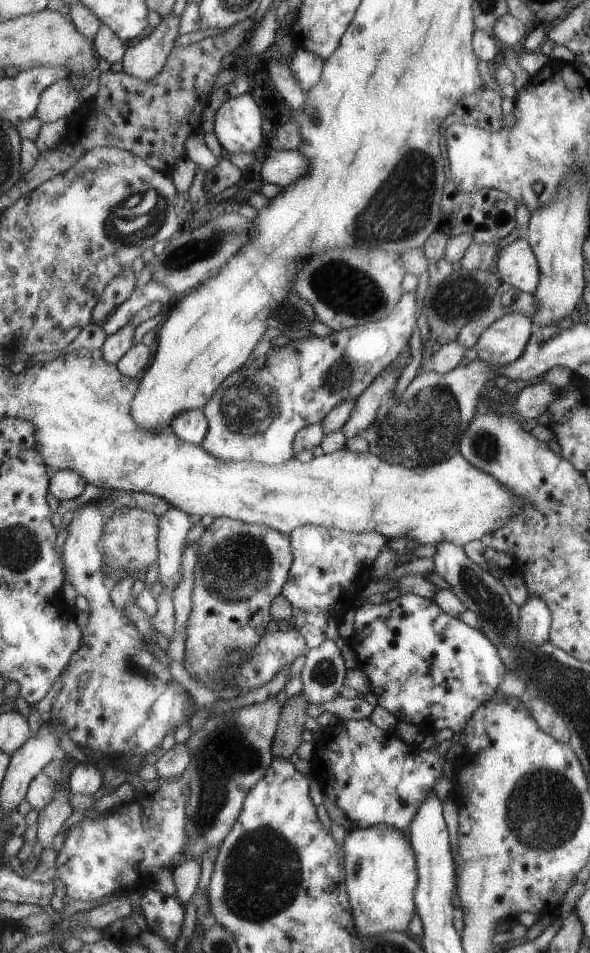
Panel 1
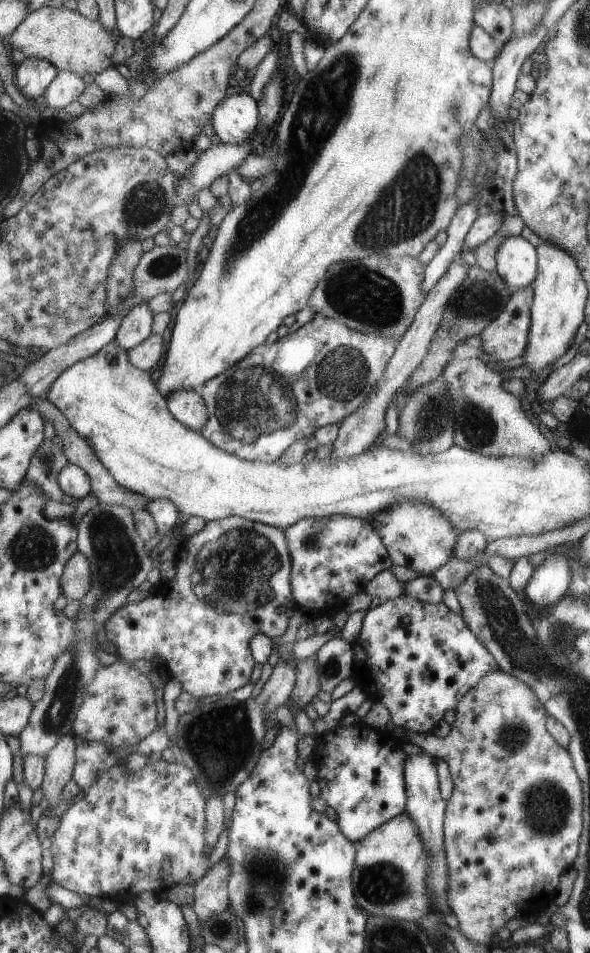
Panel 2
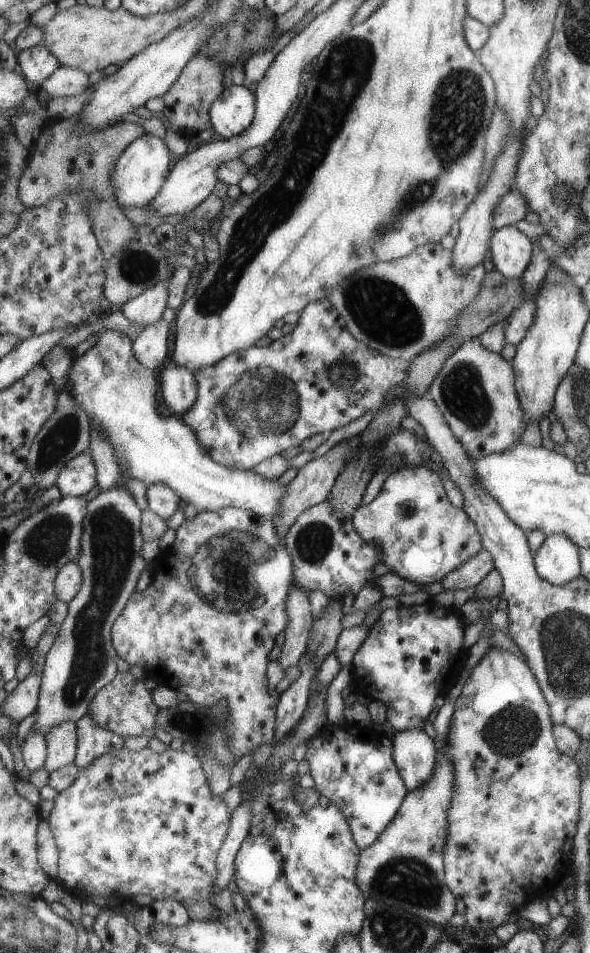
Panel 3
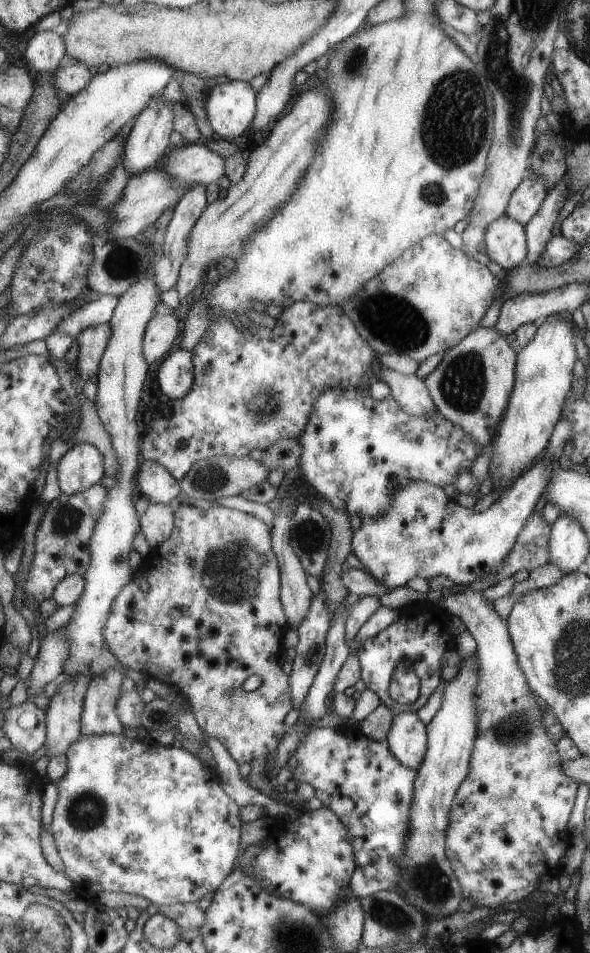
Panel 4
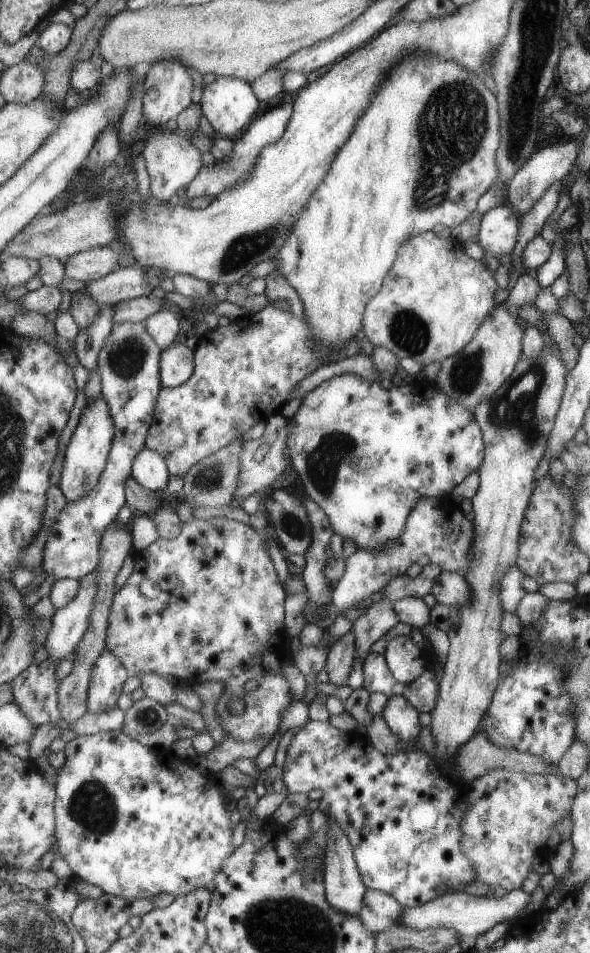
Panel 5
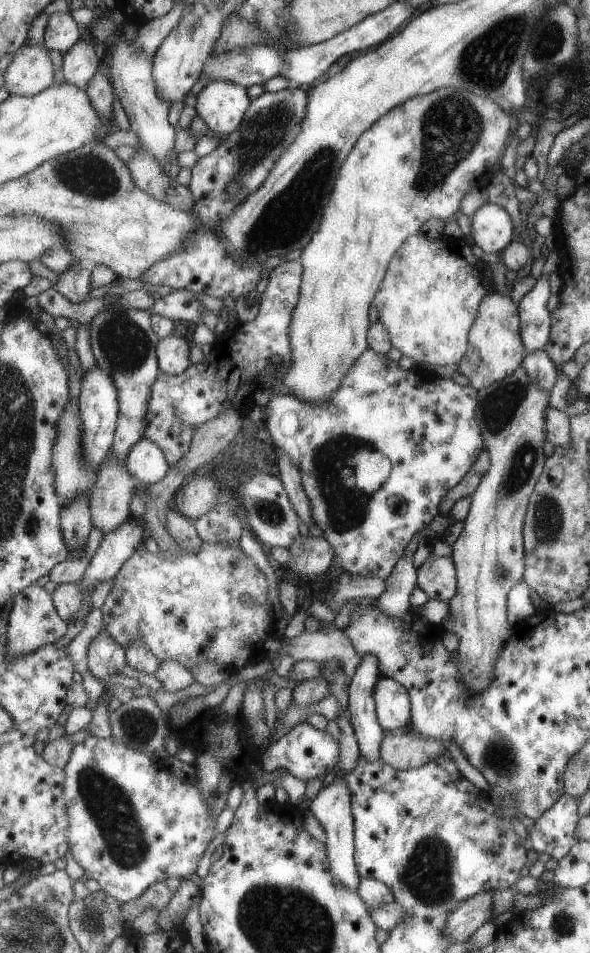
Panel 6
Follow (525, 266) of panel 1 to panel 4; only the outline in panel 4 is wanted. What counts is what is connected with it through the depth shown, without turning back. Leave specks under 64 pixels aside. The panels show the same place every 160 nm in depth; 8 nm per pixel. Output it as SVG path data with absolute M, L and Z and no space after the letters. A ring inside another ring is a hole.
M505 214L491 222L485 240L487 254L505 271L513 271L526 262L528 239L526 226Z

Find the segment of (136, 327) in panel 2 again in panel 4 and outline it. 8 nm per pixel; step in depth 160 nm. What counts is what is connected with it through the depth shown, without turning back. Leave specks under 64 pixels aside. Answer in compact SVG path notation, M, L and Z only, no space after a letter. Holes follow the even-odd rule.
M201 184L193 185L191 190L188 190L187 194L181 198L173 212L173 217L166 227L166 234L164 242L162 244L163 255L155 261L155 284L159 288L159 300L164 294L163 292L170 289L175 289L178 284L180 273L182 270L183 262L190 253L189 249L189 236L191 236L191 230L195 227L195 224L199 222L203 212L207 210L207 188Z

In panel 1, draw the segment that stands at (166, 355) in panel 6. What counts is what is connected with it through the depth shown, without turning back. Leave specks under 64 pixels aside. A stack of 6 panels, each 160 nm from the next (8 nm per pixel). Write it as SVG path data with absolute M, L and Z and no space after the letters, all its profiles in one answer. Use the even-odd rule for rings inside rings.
M203 408L191 409L176 416L172 427L179 438L196 445L201 445L207 436L210 422Z

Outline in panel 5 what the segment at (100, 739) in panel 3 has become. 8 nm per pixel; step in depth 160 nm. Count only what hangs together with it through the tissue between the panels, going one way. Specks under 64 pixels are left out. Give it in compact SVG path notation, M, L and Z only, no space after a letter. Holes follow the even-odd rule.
M105 649L101 658L95 662L88 693L88 713L101 714L117 706L117 699L123 692L123 684L131 680L129 670L119 656Z

